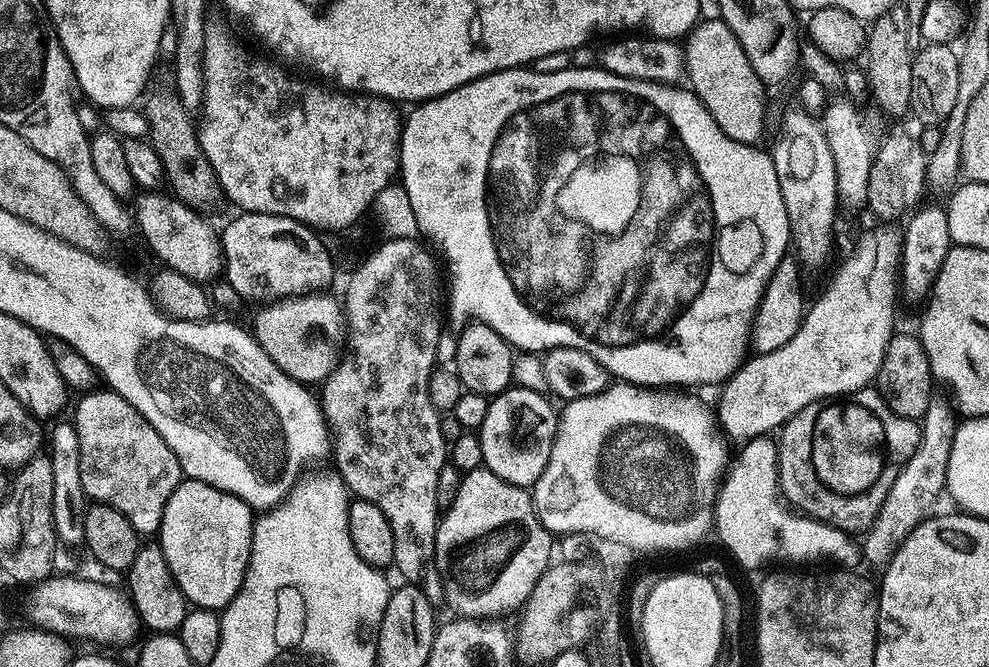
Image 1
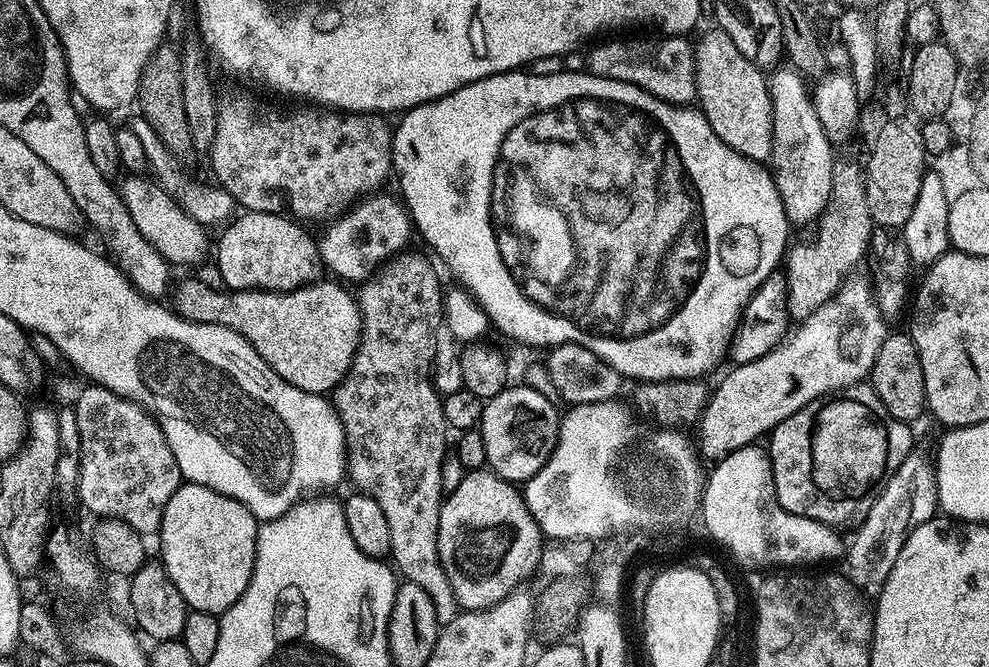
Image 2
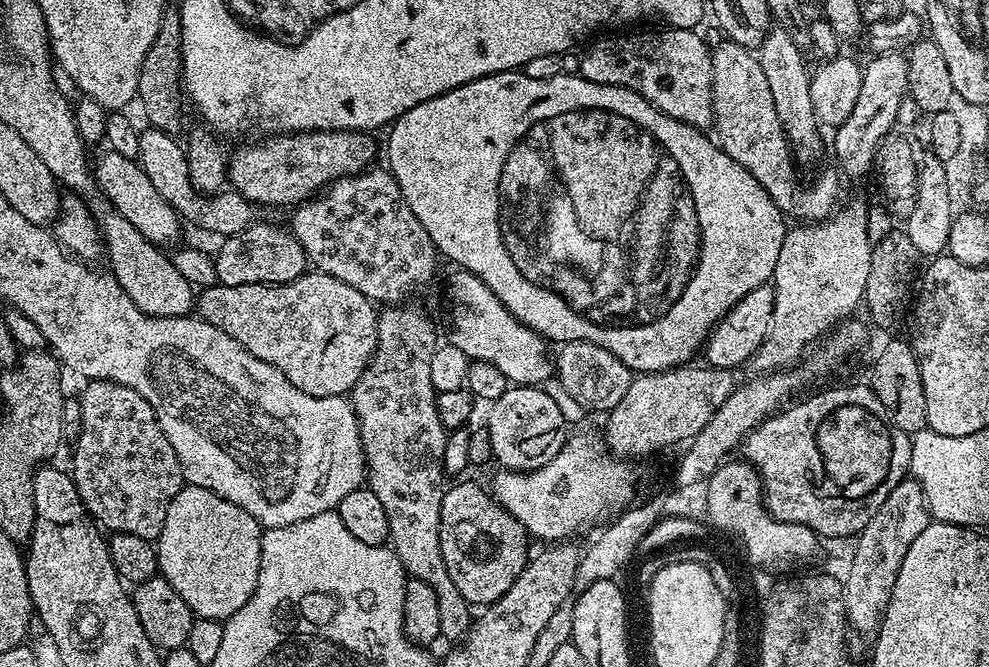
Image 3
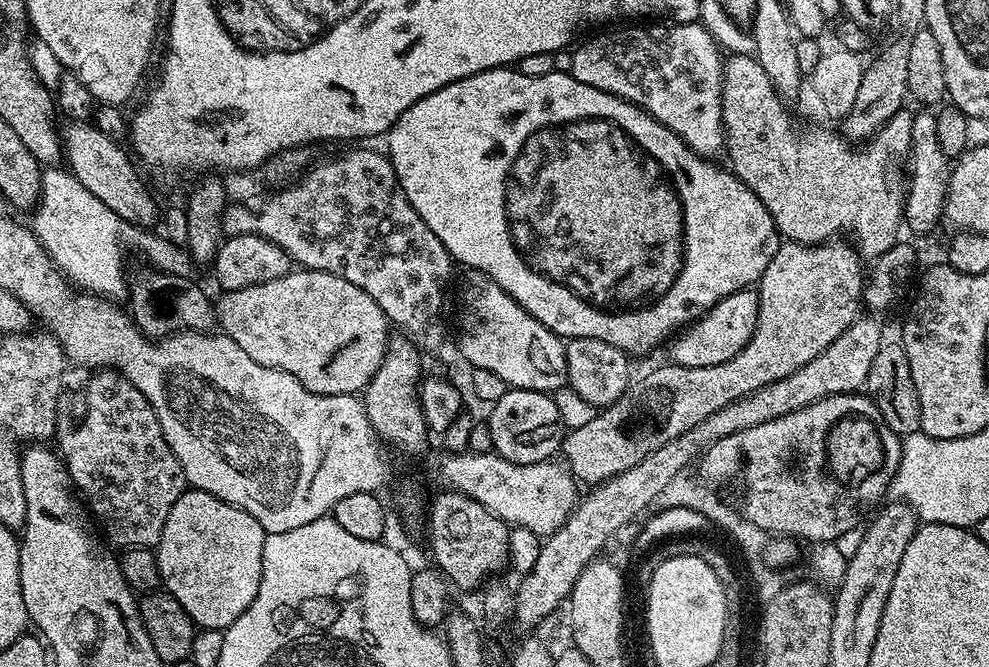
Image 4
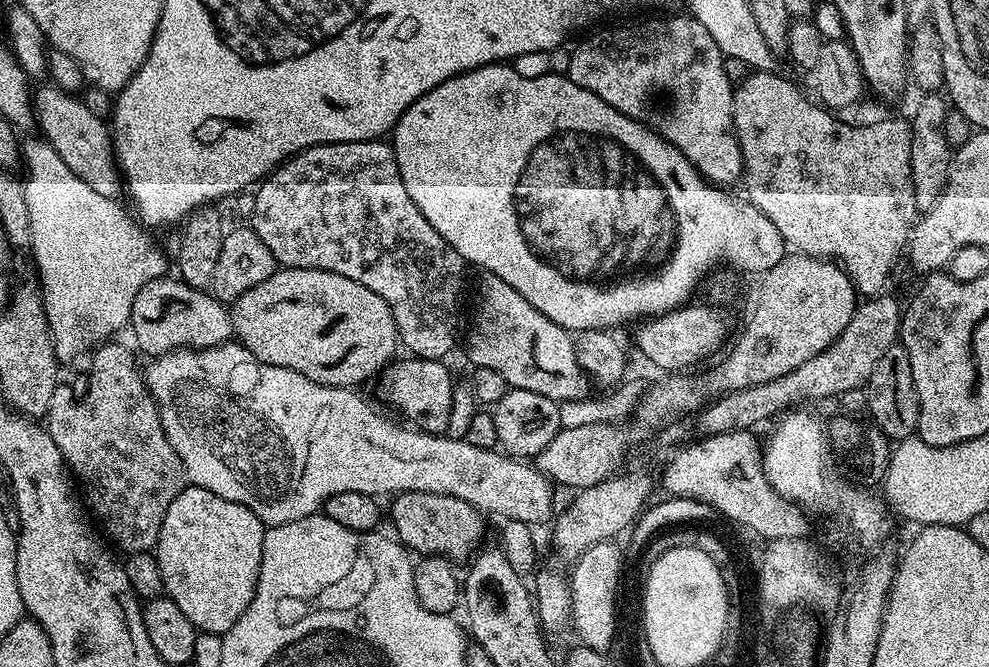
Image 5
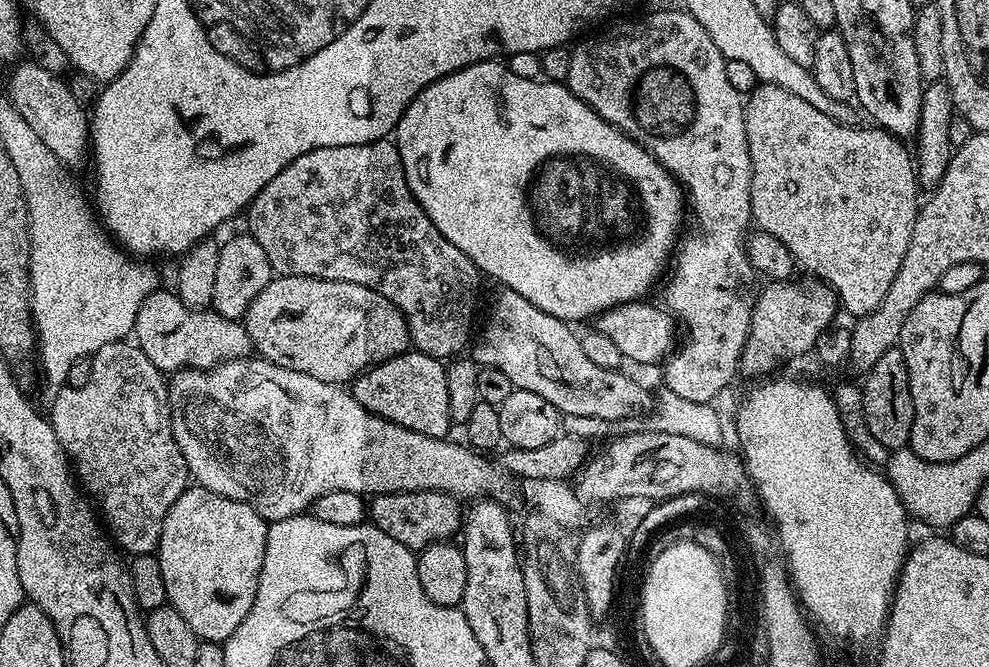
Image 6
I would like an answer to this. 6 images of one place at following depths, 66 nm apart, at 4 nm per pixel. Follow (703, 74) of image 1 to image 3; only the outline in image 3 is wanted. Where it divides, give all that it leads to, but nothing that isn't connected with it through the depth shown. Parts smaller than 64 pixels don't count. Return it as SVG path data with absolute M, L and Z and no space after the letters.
M727 38L721 41L712 48L712 124L720 148L762 182L762 190L770 194L781 212L789 217L797 216L800 222L825 220L838 204L837 173L822 173L809 188L800 185L792 149L778 122L778 110L774 110L774 97L770 95L770 85L766 83L766 74L762 74L757 53Z

